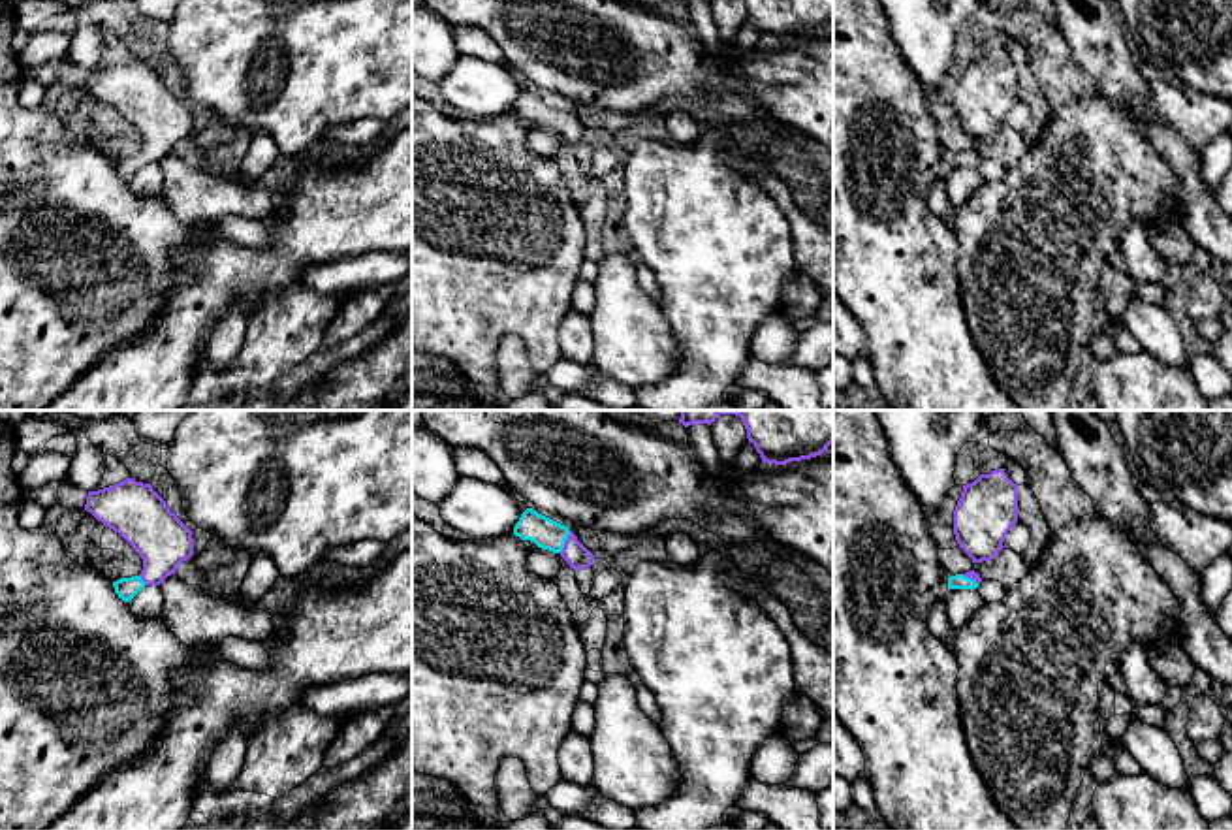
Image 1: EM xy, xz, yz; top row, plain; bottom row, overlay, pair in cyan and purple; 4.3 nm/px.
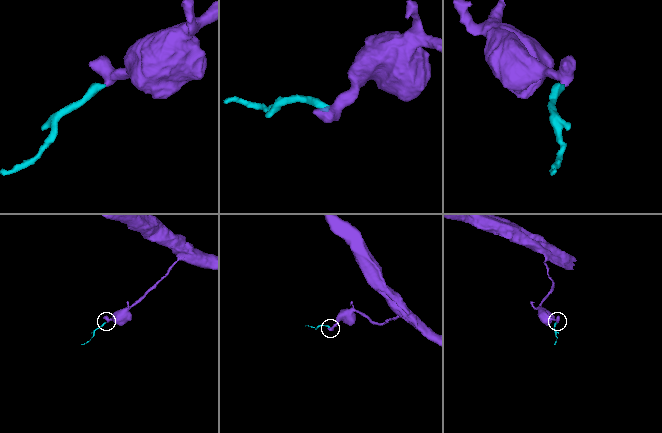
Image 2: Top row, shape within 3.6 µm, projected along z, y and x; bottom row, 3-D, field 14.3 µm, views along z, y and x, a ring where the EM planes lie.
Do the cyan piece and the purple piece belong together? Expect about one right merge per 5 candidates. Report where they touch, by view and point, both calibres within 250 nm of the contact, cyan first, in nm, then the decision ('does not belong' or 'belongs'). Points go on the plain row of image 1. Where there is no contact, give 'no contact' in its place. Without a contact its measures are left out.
xz (565, 119) | 130/100 nm | belongs

